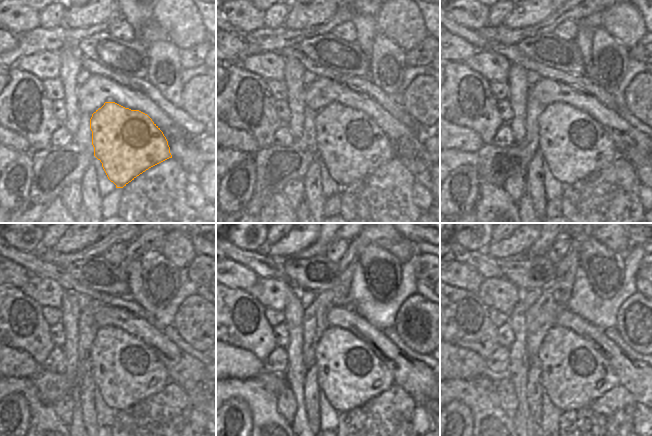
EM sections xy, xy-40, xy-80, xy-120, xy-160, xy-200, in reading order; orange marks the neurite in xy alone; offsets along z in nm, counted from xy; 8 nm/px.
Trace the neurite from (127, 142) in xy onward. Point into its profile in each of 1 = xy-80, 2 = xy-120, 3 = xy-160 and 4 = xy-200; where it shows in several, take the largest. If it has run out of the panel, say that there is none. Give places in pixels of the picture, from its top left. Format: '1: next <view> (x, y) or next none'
1: next xy-80 (573, 145)
2: next xy-120 (125, 371)
3: next xy-160 (349, 373)
4: next xy-200 (573, 374)

